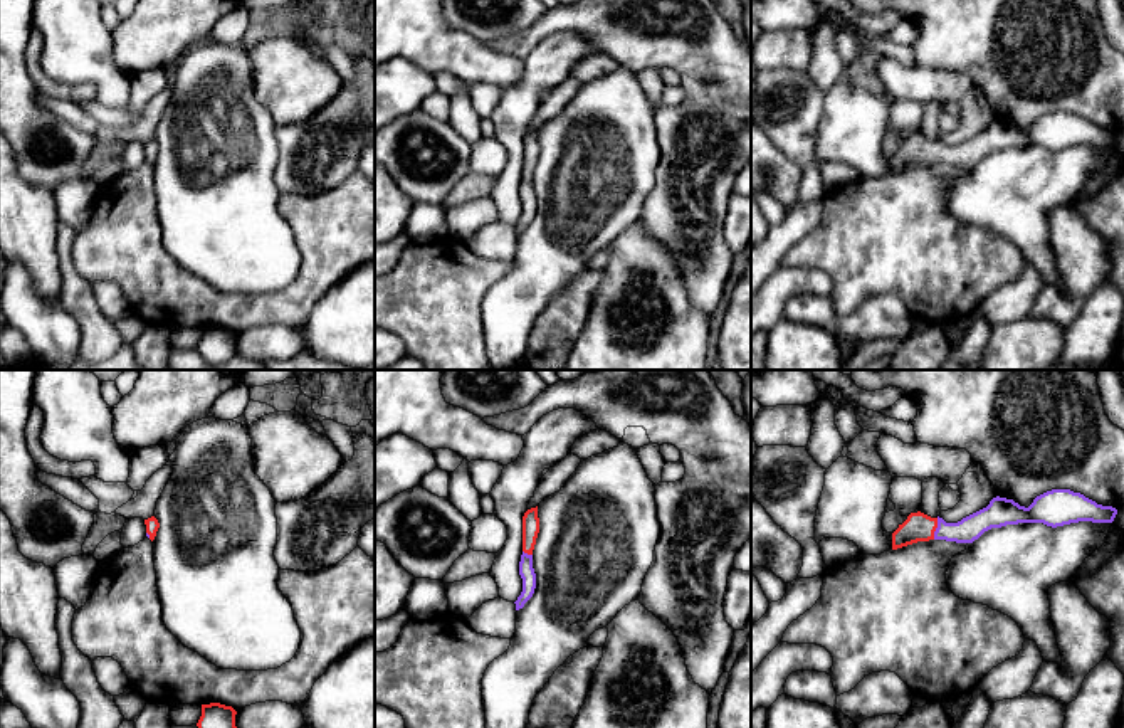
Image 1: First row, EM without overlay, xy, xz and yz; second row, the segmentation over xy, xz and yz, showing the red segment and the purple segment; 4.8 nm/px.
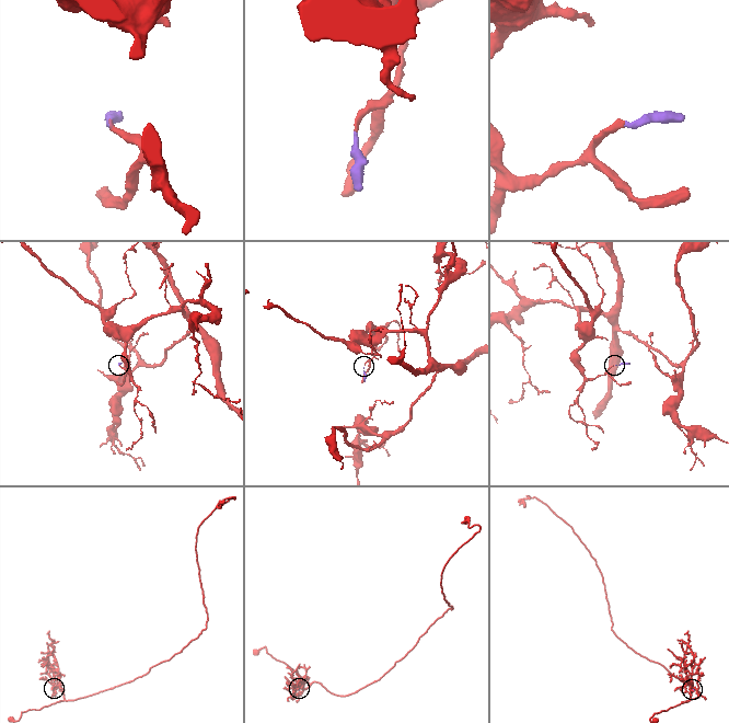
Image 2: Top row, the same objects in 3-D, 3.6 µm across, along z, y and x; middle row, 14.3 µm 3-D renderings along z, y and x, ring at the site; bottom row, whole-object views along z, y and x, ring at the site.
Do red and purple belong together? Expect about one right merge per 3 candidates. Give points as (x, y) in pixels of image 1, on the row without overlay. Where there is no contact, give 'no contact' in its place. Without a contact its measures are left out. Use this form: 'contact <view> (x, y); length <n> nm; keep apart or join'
contact yz (936, 150); length 110 nm; join

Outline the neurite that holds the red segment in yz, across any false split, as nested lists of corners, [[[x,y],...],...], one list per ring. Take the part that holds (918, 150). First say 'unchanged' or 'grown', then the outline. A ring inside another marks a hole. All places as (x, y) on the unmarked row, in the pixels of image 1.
grown; [[[1052,113],[1025,131],[1006,121],[993,121],[990,128],[958,146],[931,141],[921,135],[911,136],[892,156],[892,173],[929,163],[973,166],[985,155],[1018,146],[1043,146],[1057,151],[1079,145],[1112,146],[1117,133],[1102,129],[1070,113]]]

